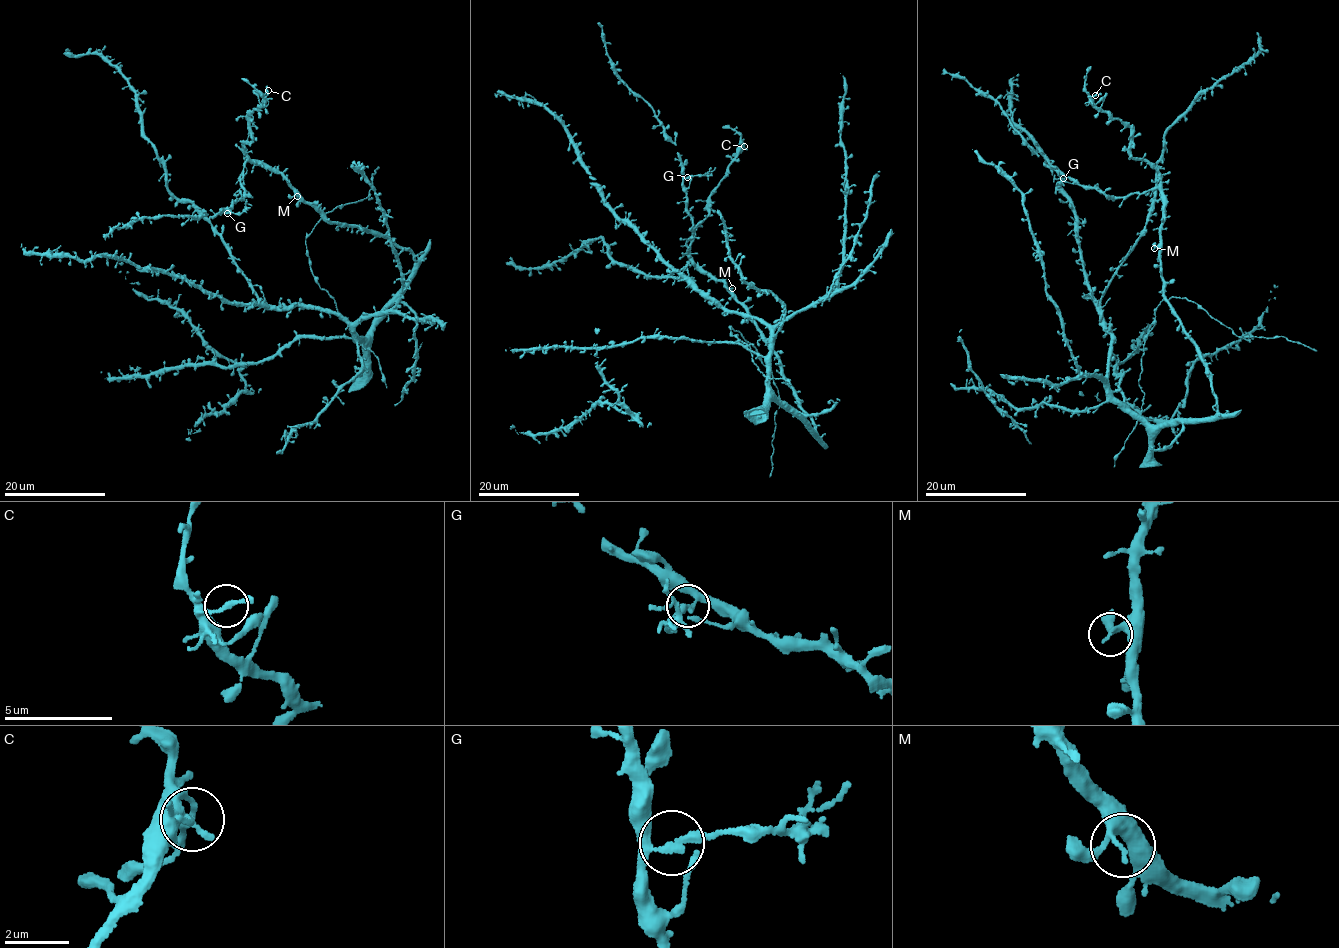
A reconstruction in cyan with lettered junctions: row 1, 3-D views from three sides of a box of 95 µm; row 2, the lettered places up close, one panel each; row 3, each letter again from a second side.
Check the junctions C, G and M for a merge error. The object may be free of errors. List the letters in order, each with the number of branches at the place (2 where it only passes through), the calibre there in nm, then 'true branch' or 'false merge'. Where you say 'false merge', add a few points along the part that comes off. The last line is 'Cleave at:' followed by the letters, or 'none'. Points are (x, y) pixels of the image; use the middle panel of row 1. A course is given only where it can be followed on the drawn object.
C: 2 branches meet; 200 nm thick; true branch
G: 3 branches meet; 190 nm thick; false merge; foreign part runs (688, 177), (710, 172), (715, 167)
M: 2 branches meet; 180 nm thick; true branch
Cleave at: G

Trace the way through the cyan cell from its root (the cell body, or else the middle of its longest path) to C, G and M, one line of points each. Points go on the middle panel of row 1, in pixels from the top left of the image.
C: (799, 413), (813, 431), (756, 323), (728, 286), (698, 271), (689, 249), (708, 216), (710, 193), (744, 146)
G: (799, 413), (813, 431), (753, 319), (728, 286), (689, 257), (688, 177)
M: (799, 413), (799, 418), (813, 431), (815, 426), (775, 354), (733, 295), (732, 288)

